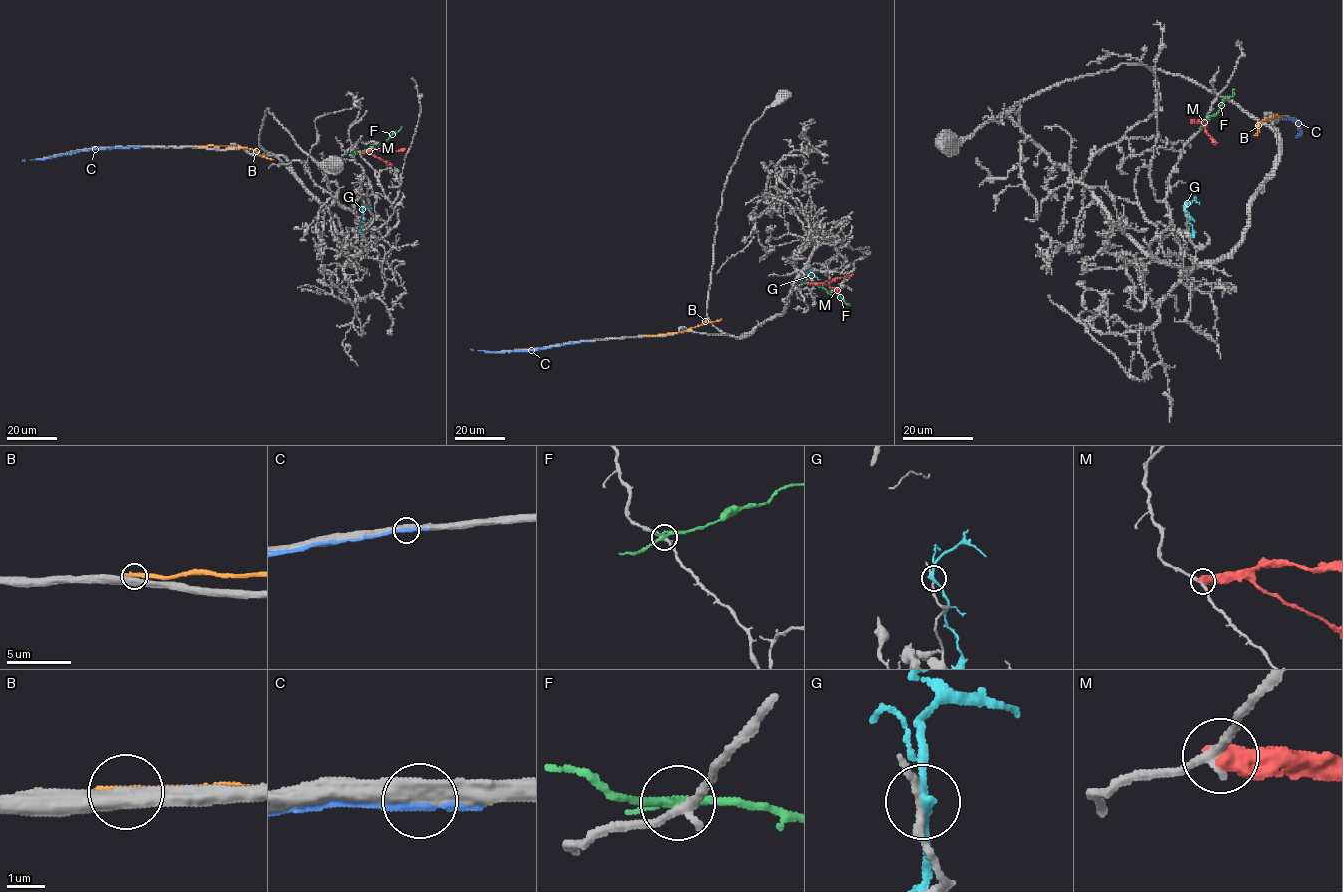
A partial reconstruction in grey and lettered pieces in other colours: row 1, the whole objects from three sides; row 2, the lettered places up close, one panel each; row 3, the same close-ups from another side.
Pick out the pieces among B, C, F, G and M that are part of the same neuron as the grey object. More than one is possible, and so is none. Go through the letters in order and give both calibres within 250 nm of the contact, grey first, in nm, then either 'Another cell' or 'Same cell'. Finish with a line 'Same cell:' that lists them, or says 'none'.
B: Thickness 480 nm (grey) against 360 nm. Another cell
C: Thickness 440 nm (grey) against 240 nm. Another cell
F: Thickness 240 nm (grey) against 200 nm. Another cell
G: Thickness 180 nm (grey) against 240 nm. Another cell
M: Thickness 240 nm (grey) against 650 nm. Another cell
Same cell: none

